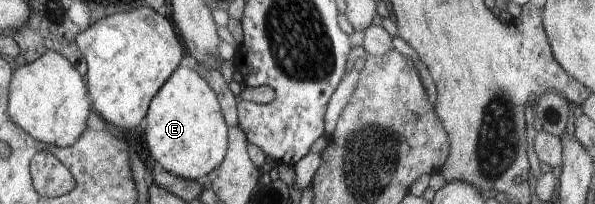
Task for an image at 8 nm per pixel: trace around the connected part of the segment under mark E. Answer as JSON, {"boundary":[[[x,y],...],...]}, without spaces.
{"boundary":[[[188,62],[178,65],[160,86],[156,95],[150,100],[144,118],[146,125],[143,133],[147,149],[164,171],[189,180],[205,181],[209,171],[222,161],[227,148],[228,127],[221,114],[216,94]]]}

